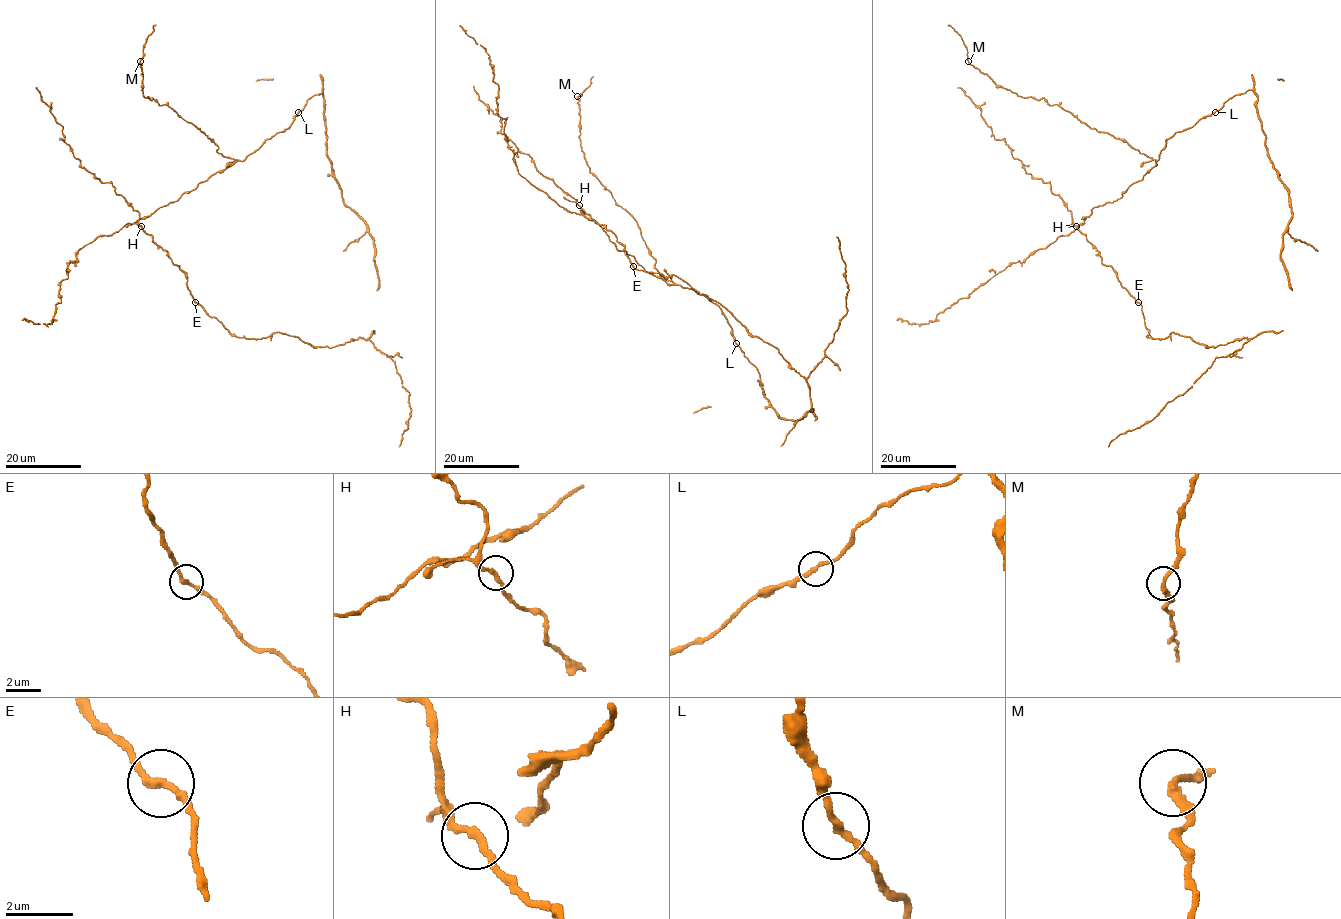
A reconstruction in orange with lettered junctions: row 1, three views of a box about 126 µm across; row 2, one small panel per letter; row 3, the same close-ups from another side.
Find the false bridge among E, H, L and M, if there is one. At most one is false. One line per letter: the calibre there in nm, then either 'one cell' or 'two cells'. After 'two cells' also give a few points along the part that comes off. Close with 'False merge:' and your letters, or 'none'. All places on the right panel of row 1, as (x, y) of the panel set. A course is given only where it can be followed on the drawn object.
E: 220 nm | one cell
H: 200 nm | one cell
L: 200 nm | one cell
M: 220 nm | one cell
False merge: none

